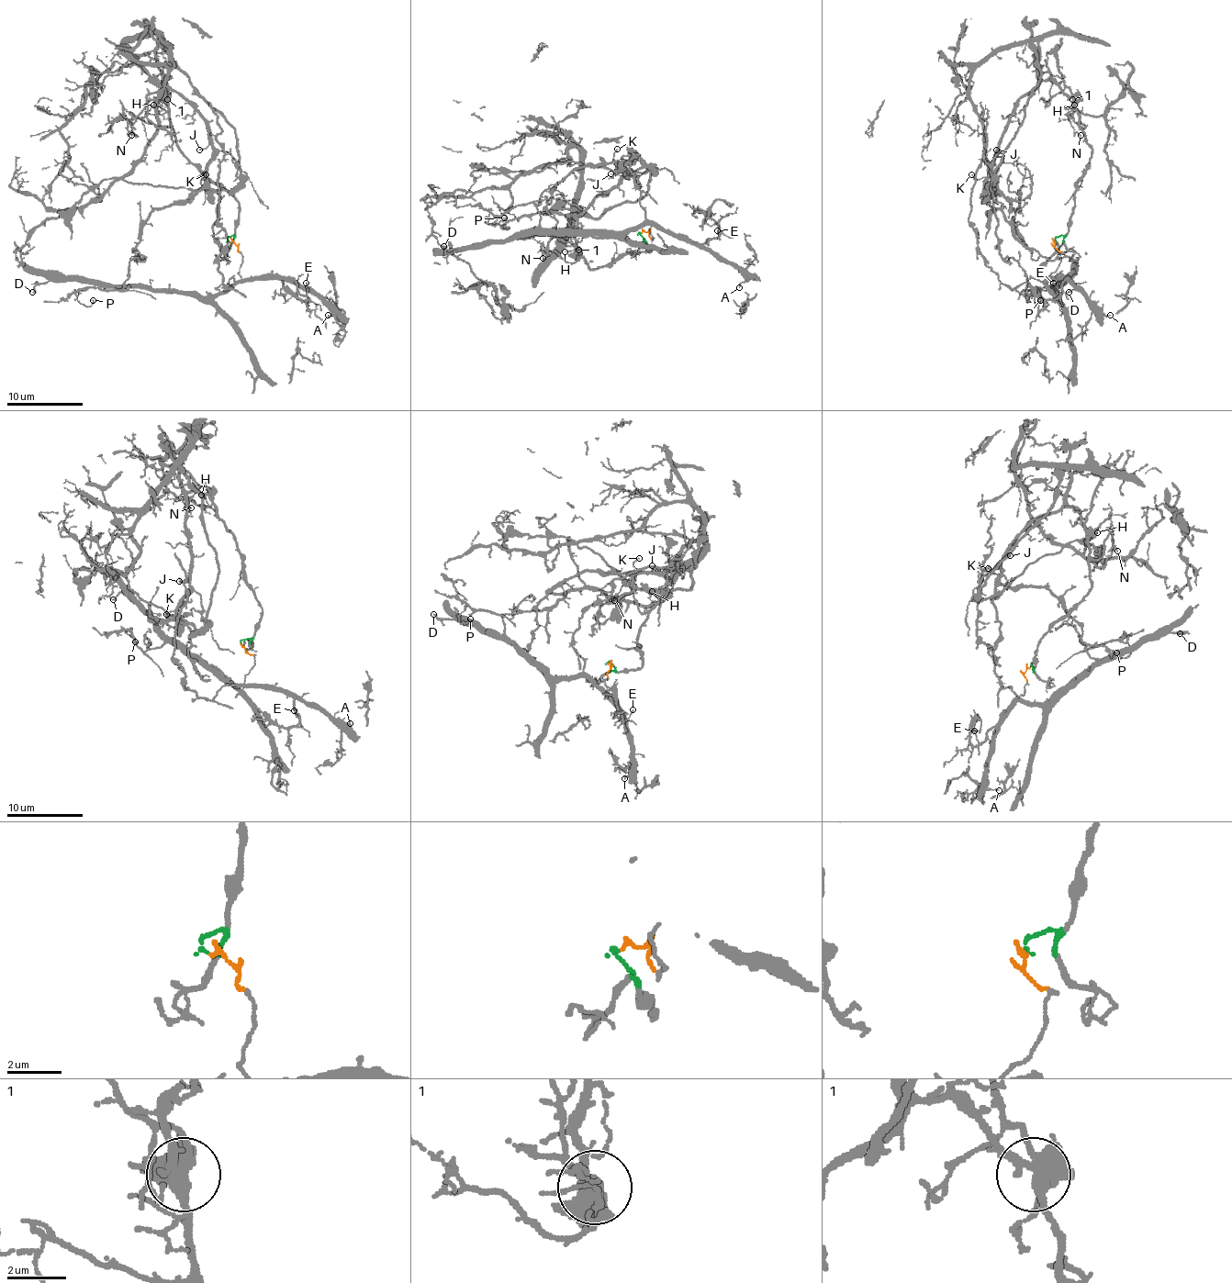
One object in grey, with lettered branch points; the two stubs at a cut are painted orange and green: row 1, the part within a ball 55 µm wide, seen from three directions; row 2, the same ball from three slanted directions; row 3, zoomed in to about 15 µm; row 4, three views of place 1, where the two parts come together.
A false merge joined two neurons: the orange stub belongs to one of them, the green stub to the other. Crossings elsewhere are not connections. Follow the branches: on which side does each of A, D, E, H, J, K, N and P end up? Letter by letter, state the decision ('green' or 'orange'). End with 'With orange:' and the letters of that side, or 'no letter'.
A: orange
D: orange
E: orange
H: green
J: green
K: green
N: green
P: orange
With orange: A, D, E, P

